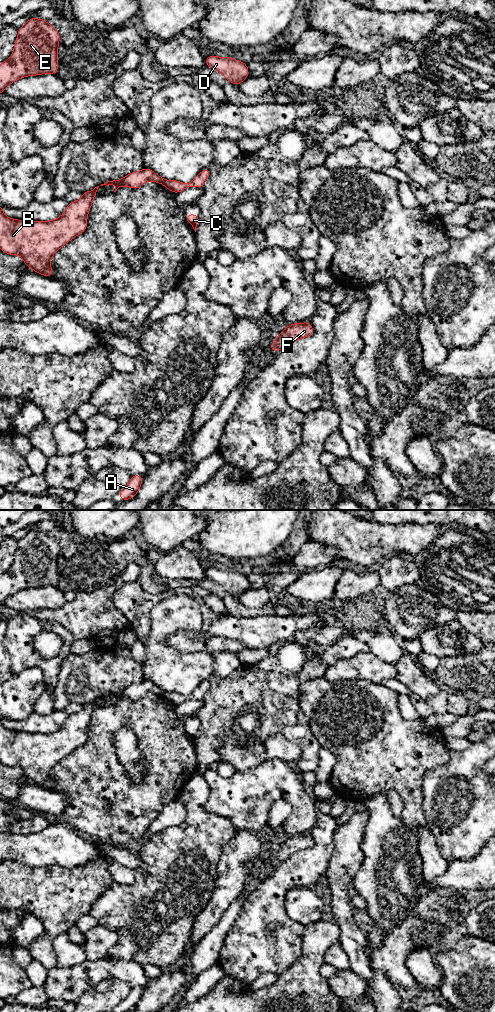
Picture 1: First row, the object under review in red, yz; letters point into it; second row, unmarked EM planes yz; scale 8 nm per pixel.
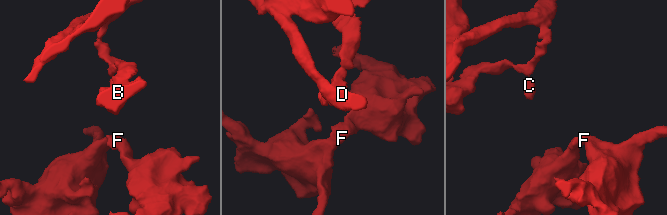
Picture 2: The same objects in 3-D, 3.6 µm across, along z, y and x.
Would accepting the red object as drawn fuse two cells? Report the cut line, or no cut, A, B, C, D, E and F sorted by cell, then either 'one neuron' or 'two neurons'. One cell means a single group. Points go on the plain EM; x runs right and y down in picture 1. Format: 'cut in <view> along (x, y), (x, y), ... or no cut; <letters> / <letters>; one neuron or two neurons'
cut in yz along (164, 691), (161, 695); A C D F / B E; two neurons

